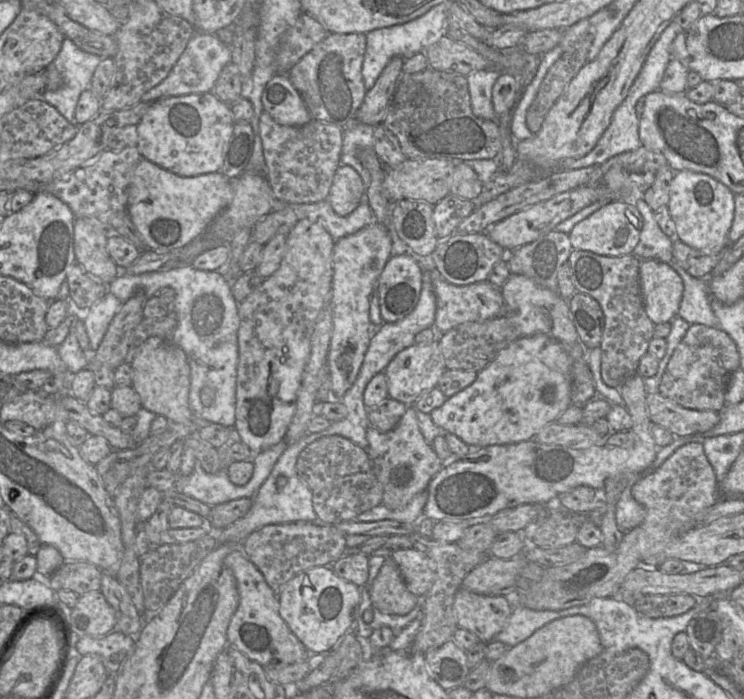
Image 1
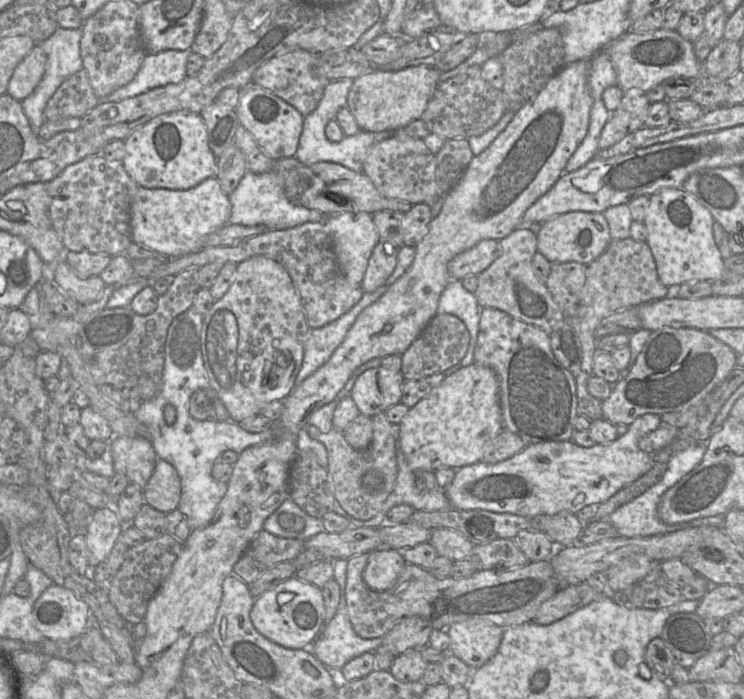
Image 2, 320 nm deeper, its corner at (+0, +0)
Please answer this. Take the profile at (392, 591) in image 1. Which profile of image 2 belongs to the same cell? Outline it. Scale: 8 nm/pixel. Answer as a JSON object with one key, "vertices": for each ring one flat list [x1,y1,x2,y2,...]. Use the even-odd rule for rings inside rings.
{"vertices":[[366,552,347,559,345,586,346,605,352,628,358,636,365,639,382,638,399,621,412,616,428,620,434,630,446,630,453,623,470,619,484,620,506,629,511,626,533,622,540,606,559,590,555,572,548,559,529,562,523,566,510,569,481,570,461,579,451,577,439,579,425,568,406,563,391,588,375,591,368,587,363,580,363,571,369,555,370,552]]}

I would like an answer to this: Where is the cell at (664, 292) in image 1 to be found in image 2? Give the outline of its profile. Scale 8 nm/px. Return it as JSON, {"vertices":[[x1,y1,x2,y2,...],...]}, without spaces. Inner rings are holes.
{"vertices":[[682,187,666,188,651,195,643,223,648,232,646,243,656,264,658,279,665,287,679,286,684,282,713,281,727,271,714,240,713,216]]}

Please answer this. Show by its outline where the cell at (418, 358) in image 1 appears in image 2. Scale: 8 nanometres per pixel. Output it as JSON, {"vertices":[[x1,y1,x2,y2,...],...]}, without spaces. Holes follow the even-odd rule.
{"vertices":[[371,368,357,378,350,395,360,414,373,417,400,402,404,381,400,371]]}

